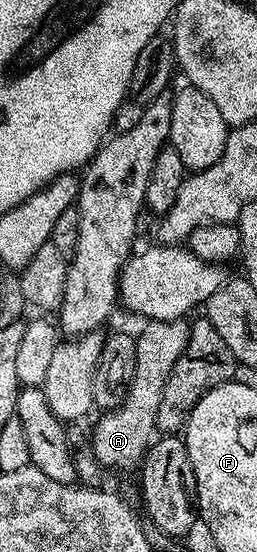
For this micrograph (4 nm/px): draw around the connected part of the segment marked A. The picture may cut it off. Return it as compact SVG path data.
M183 318L169 322L148 320L143 325L140 334L135 335L134 380L130 380L130 388L122 404L101 413L96 427L90 430L94 456L100 461L100 465L109 471L128 470L131 466L141 465L157 433L156 421L158 420L158 404L162 401L162 388L166 388L166 380L174 364L178 364L178 356L182 356L188 343L189 323Z

